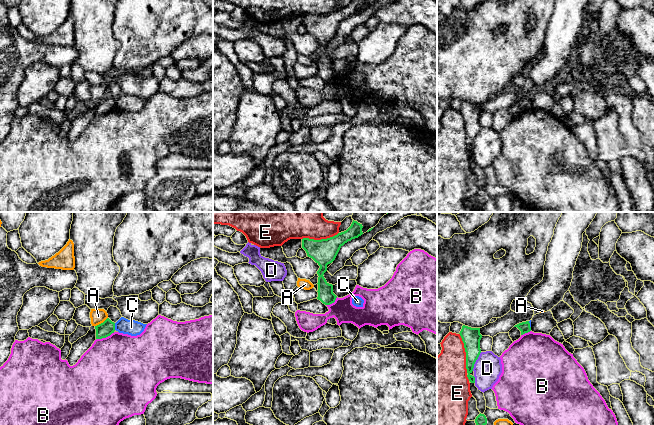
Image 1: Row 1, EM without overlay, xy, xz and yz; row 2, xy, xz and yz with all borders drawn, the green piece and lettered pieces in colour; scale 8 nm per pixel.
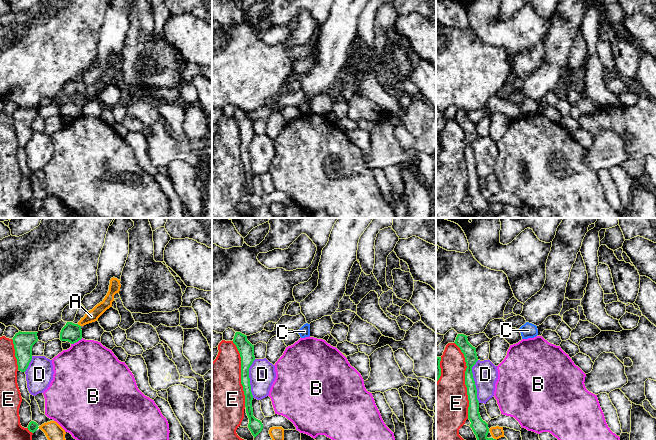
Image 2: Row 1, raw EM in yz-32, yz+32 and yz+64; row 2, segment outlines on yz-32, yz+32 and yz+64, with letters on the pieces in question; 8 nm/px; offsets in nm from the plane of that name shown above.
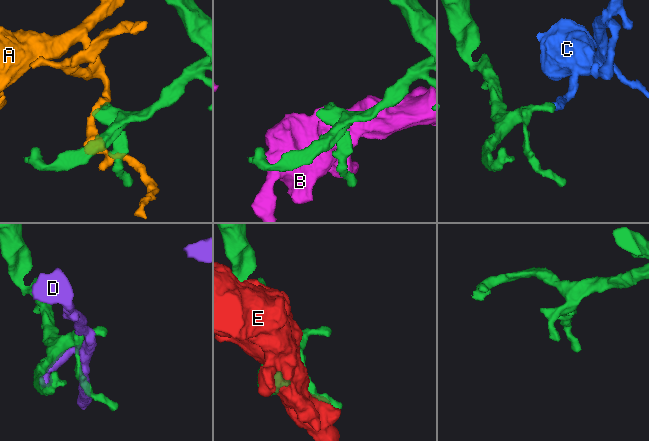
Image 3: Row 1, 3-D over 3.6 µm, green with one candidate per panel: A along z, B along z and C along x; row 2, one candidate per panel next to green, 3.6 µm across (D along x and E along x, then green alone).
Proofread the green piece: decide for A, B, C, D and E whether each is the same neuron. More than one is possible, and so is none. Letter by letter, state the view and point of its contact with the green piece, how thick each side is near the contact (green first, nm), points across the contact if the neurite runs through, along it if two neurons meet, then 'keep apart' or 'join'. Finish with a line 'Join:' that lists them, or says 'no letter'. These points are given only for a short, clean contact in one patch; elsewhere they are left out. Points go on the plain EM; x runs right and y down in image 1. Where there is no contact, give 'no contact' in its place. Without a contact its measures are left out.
A: xy (101, 99) | 120/120 nm | keep apart
B: xy (105, 113) | 120/500 nm | keep apart
C: xy (114, 102) | 120/130 nm | along xy (114, 99), (115, 105) | keep apart
D: yz (475, 137) | 150/220 nm | keep apart
E: yz (466, 129) | 150/360 nm | keep apart
Join: no letter

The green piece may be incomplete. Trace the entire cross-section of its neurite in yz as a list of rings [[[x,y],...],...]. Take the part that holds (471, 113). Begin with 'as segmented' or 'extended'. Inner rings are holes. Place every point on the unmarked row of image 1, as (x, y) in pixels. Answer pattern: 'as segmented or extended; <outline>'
as segmented; [[[463,101],[459,110],[464,119],[466,128],[467,153],[471,159],[475,159],[475,153],[472,152],[471,149],[473,147],[474,140],[481,129],[480,116],[482,111],[480,110],[480,104],[471,104]]]

